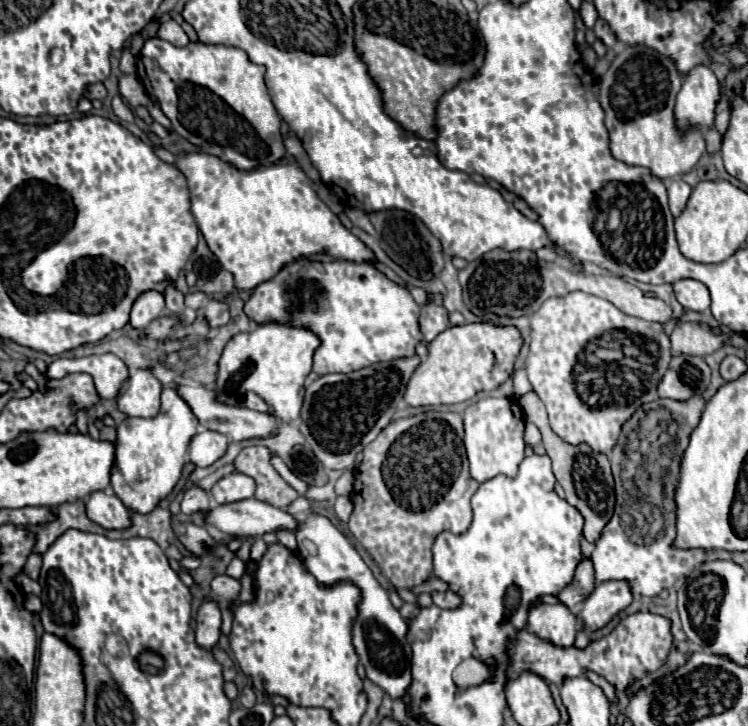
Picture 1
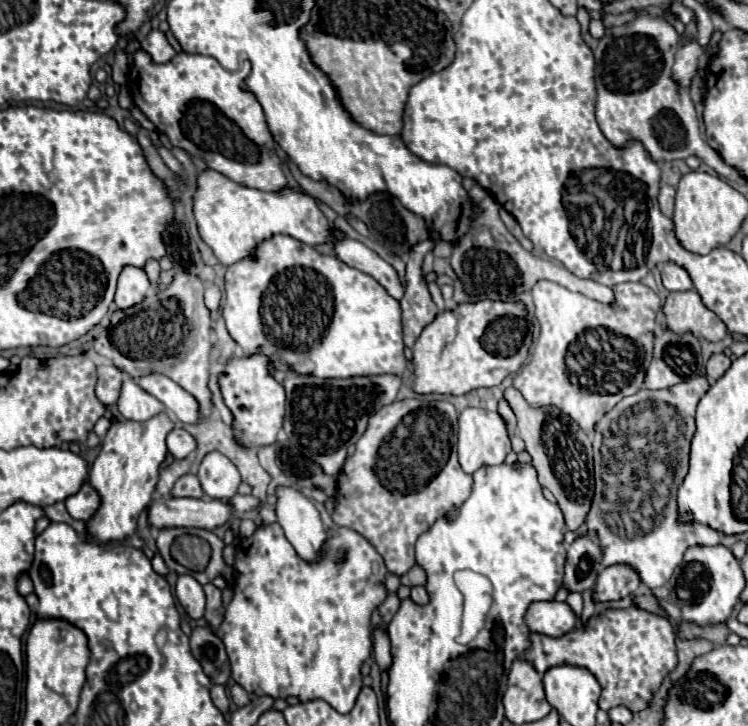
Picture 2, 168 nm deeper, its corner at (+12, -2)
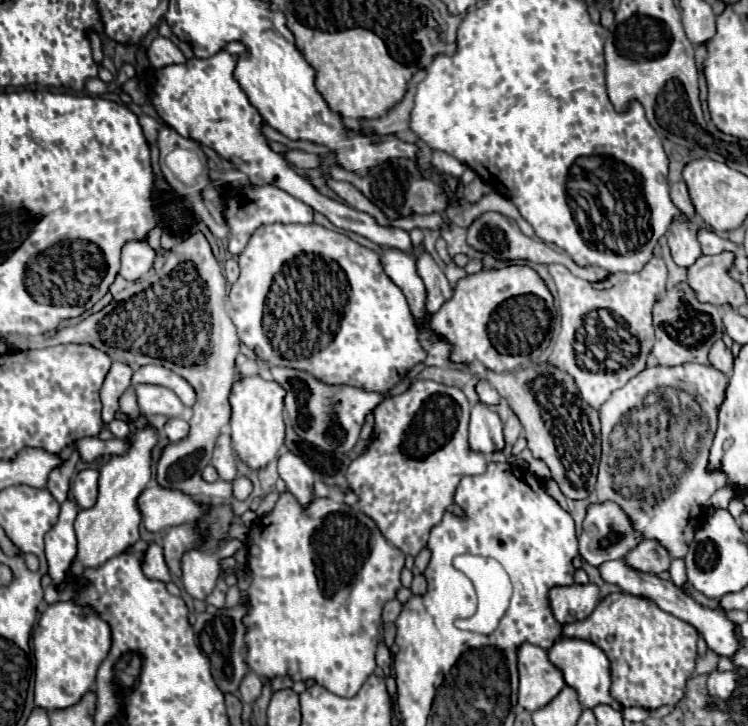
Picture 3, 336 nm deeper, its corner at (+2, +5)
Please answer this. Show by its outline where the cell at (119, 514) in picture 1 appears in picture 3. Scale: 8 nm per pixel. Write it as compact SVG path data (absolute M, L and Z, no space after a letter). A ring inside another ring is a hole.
M84 469L72 481L72 495L80 507L92 507L98 497L98 471Z

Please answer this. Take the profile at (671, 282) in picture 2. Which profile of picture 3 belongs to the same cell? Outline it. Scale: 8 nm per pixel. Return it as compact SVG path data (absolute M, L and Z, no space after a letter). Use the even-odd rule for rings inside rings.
M686 219L674 221L674 225L670 225L668 245L676 265L690 267L702 253L698 245L698 223L692 223Z

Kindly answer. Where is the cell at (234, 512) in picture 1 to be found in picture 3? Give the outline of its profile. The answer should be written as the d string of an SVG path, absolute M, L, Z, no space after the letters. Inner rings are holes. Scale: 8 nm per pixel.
M150 485L140 493L138 509L148 531L162 531L174 525L192 523L206 513L206 507L198 505L192 497L160 485Z

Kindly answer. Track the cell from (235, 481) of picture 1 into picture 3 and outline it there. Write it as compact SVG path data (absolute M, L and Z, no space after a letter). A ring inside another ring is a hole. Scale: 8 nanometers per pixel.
M222 433L216 441L216 449L212 455L212 465L216 467L220 479L224 481L234 481L236 477L236 455L232 449L232 439L230 433Z

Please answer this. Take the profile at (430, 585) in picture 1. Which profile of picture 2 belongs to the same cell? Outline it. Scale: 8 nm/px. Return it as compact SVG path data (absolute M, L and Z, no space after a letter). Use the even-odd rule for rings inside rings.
M414 566L408 574L402 576L402 584L412 588L412 586L424 586L426 584L426 572L420 566Z

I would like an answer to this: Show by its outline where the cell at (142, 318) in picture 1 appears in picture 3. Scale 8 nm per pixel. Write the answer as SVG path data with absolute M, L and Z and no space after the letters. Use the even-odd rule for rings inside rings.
M128 241L122 247L120 275L128 281L136 281L136 279L144 277L152 269L154 257L156 257L156 253L146 241Z

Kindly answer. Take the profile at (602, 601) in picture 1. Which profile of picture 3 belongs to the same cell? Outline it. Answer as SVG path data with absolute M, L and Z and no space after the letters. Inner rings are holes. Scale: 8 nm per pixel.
M642 541L624 559L630 567L646 573L662 573L670 567L670 557L666 557L666 549L658 541Z

